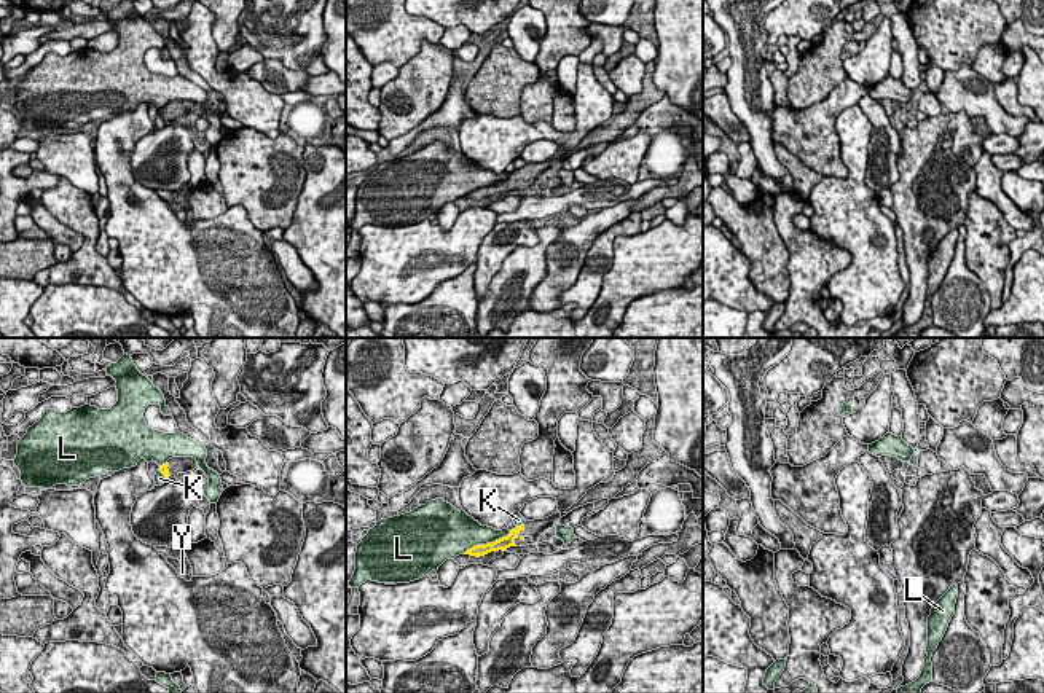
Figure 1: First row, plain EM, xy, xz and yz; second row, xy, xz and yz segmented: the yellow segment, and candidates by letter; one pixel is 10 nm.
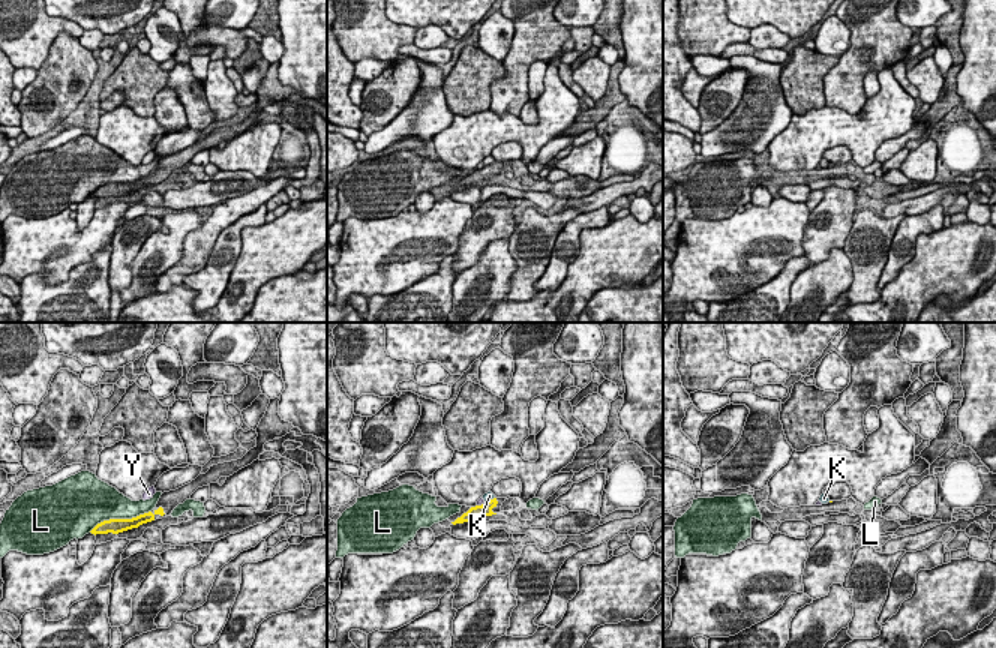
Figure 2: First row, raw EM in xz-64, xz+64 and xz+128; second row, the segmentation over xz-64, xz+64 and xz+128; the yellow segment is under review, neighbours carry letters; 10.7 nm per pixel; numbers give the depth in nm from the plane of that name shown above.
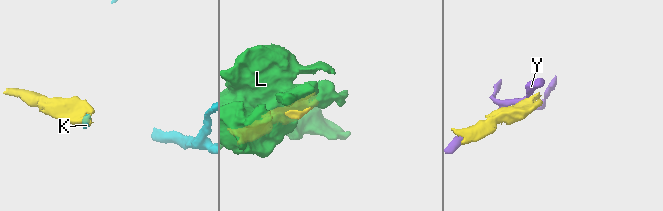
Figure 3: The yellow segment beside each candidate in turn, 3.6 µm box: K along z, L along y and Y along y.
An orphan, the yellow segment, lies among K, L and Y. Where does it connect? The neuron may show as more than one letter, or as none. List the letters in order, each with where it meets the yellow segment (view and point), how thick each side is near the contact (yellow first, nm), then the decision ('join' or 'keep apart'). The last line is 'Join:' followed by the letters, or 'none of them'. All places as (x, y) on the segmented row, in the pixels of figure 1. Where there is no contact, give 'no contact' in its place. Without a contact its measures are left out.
K: contact xy (161, 472); calibres 90 and 100 nm; keep apart
L: contact xz (486, 544); calibres 130 and 320 nm; keep apart
Y: contact xz (515, 528); calibres 130 and 90 nm; keep apart
Join: none of them

